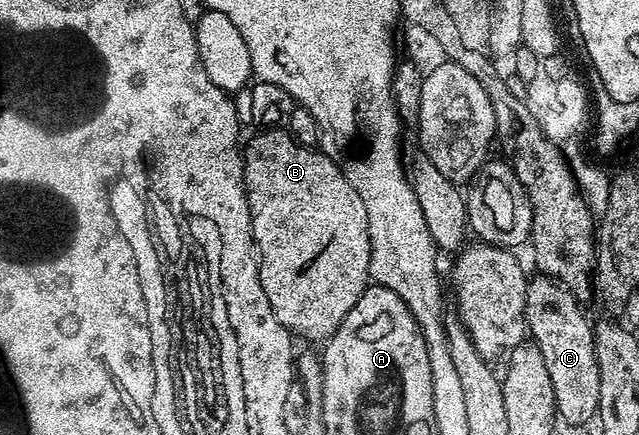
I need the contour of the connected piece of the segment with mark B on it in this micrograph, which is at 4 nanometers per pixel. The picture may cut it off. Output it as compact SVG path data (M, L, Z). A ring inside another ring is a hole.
M260 130L257 136L245 143L242 148L242 163L244 165L244 191L248 194L248 209L252 219L252 242L260 265L260 281L262 290L266 290L266 298L270 302L272 316L278 319L281 329L308 340L325 341L336 332L338 326L354 310L354 302L362 298L362 294L370 287L368 267L370 266L371 248L370 234L367 233L366 207L362 198L347 182L340 166L328 156L324 150L315 147L304 147L291 134L284 130Z

